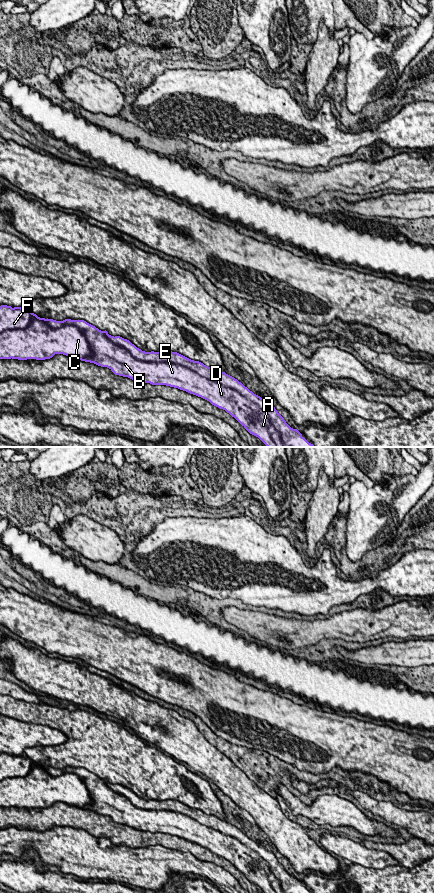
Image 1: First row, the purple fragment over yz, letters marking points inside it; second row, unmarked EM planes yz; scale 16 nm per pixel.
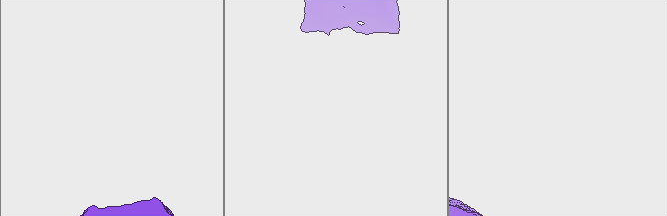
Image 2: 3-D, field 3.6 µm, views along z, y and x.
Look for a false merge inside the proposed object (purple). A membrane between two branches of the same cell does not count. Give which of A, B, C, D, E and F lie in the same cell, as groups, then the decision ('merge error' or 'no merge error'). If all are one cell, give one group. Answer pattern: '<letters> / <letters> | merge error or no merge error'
A B D E F / C | merge error

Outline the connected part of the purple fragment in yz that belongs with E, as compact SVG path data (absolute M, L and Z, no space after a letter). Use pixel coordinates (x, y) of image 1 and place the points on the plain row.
M40 766L52 776L64 773L77 774L85 783L92 805L82 809L109 816L115 823L128 825L134 829L152 833L166 833L209 849L234 865L250 882L258 885L265 893L283 893L279 879L256 852L247 848L236 838L225 835L213 828L200 824L197 820L174 811L144 810L135 807L101 779L84 768L65 767L56 769Z

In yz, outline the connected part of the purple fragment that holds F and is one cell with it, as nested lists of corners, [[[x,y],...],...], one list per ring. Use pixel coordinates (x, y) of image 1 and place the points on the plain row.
[[[7,753],[0,754],[0,781],[7,777],[25,777],[31,770],[31,764],[36,764],[31,758],[23,757],[21,755],[14,755]]]

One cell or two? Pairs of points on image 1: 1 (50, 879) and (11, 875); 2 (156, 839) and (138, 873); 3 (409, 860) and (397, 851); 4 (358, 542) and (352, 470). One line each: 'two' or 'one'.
1: one
2: two
3: one
4: two

